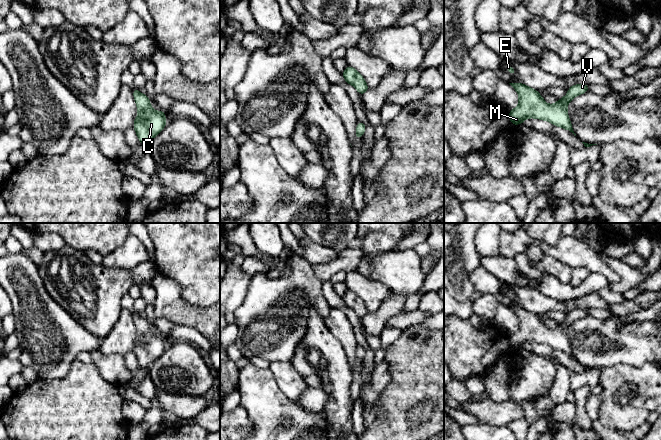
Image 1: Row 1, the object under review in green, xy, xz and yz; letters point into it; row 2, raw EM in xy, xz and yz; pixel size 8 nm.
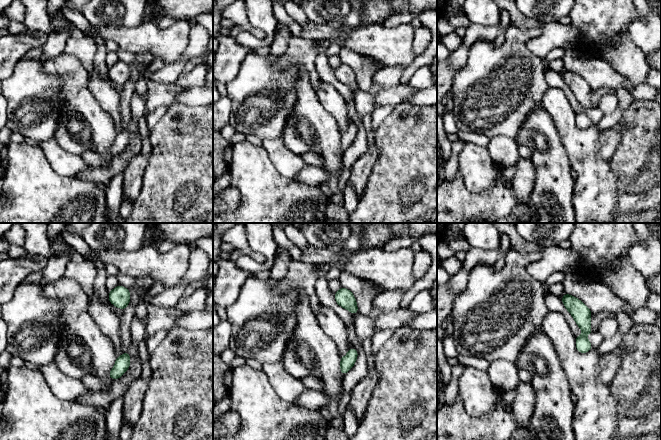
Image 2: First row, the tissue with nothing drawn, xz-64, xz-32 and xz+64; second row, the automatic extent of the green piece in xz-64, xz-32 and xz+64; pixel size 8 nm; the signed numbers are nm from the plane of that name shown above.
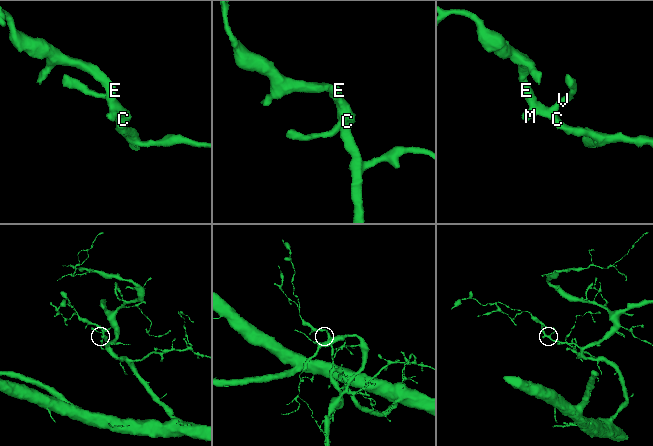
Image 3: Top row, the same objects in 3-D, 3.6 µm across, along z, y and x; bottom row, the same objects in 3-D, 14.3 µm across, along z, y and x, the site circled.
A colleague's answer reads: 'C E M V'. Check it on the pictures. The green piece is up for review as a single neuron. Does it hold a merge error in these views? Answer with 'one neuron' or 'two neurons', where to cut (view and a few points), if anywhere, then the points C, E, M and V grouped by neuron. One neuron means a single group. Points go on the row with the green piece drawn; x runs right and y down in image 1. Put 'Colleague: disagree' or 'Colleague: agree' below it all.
one neuron; no cut; C E M V
Colleague: agree

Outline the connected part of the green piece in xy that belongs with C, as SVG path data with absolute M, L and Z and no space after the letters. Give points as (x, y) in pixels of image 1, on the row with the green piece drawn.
M133 89L133 96L138 109L138 116L134 120L133 128L137 133L140 143L148 144L165 127L165 111L155 111L152 109L147 95Z

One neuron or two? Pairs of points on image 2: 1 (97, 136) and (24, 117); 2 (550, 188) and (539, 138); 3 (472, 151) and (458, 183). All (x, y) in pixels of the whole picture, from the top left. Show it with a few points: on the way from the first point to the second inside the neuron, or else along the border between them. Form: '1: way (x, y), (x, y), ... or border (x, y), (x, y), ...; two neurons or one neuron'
1: border (65, 103), (53, 138); two neurons
2: way (550, 176), (550, 158), (547, 150); one neuron
3: border (458, 169), (464, 186), (475, 194); two neurons

